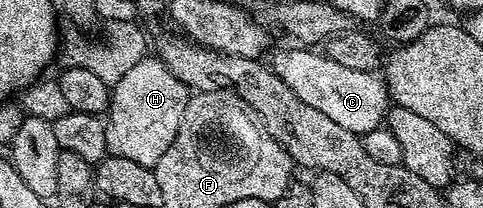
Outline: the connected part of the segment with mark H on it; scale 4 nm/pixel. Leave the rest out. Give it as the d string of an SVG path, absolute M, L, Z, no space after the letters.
M141 57L124 76L111 87L111 106L105 112L105 145L108 155L125 157L154 169L165 149L173 145L181 117L187 108L189 88L157 57Z

